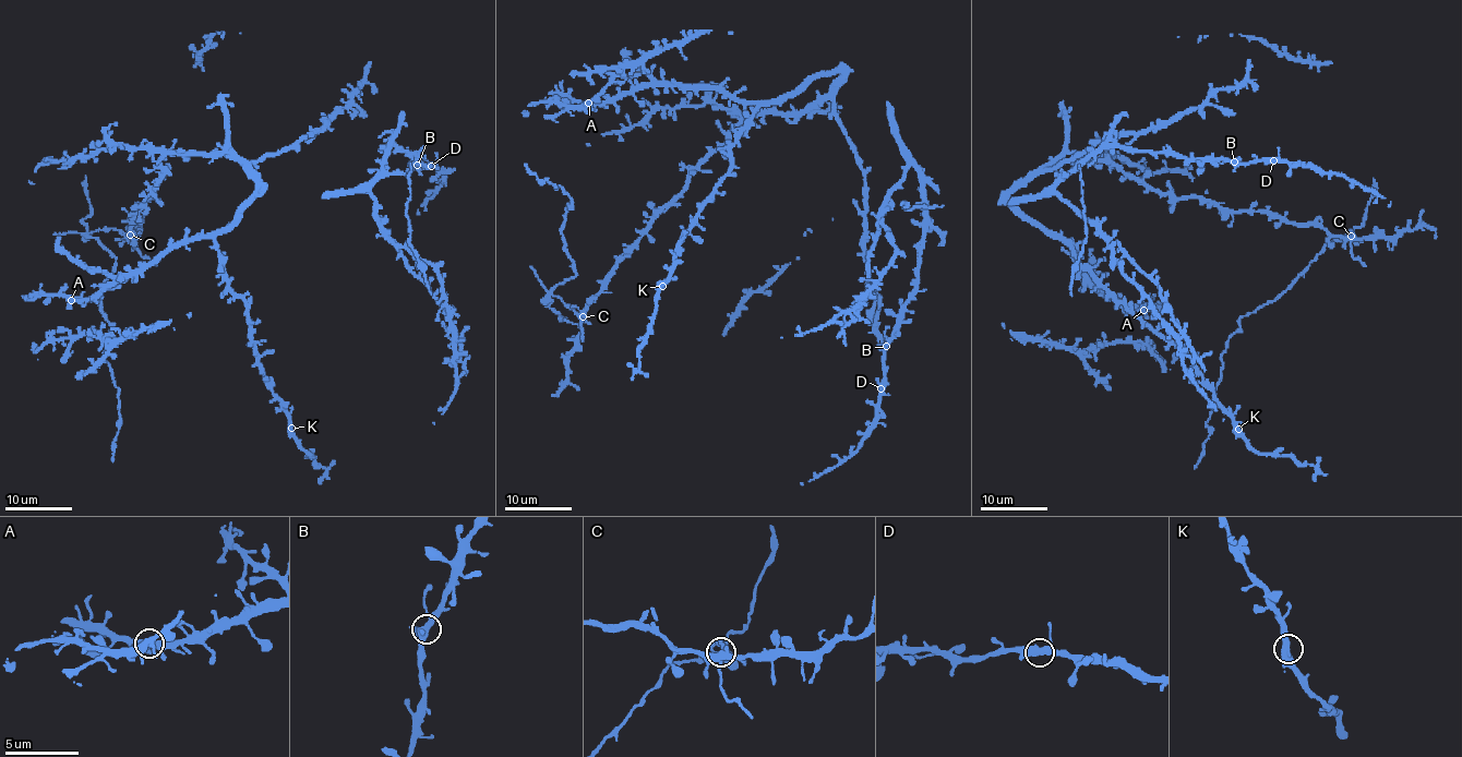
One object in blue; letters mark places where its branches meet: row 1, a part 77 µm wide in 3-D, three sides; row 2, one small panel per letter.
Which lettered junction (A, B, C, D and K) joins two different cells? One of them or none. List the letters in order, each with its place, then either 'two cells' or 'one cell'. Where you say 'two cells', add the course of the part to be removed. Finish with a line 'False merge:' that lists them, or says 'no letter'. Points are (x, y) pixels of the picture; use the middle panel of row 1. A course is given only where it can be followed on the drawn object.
A: place (588, 103); one cell
B: place (886, 346); one cell
C: place (583, 316); two cells; course (583, 317), (552, 296), (529, 266)
D: place (881, 388); one cell
K: place (662, 286); one cell
False merge: C

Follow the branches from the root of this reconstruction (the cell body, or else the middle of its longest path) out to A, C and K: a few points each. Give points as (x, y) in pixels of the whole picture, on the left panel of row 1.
A: (179, 154), (229, 153), (241, 159), (258, 191), (226, 228), (177, 243), (103, 284), (97, 295), (71, 300)
C: (179, 154), (163, 154), (160, 180), (144, 206), (136, 209), (130, 235)
K: (179, 154), (229, 153), (258, 187), (215, 244), (231, 291), (249, 308), (263, 376), (291, 428)

